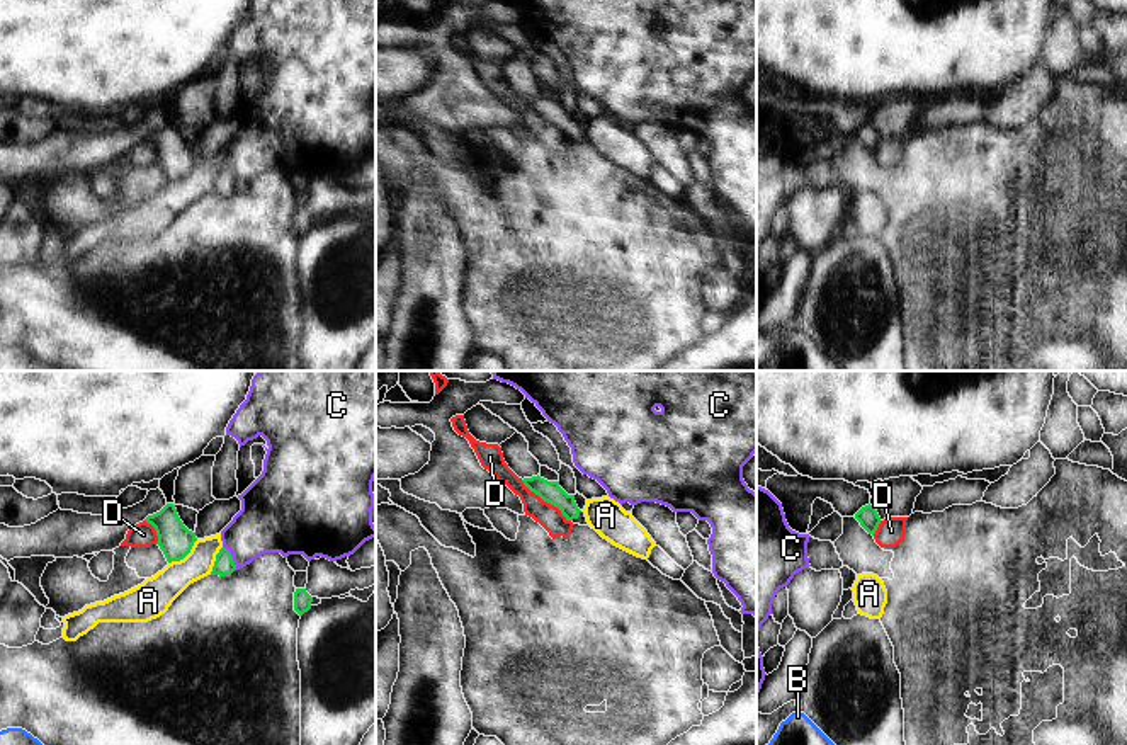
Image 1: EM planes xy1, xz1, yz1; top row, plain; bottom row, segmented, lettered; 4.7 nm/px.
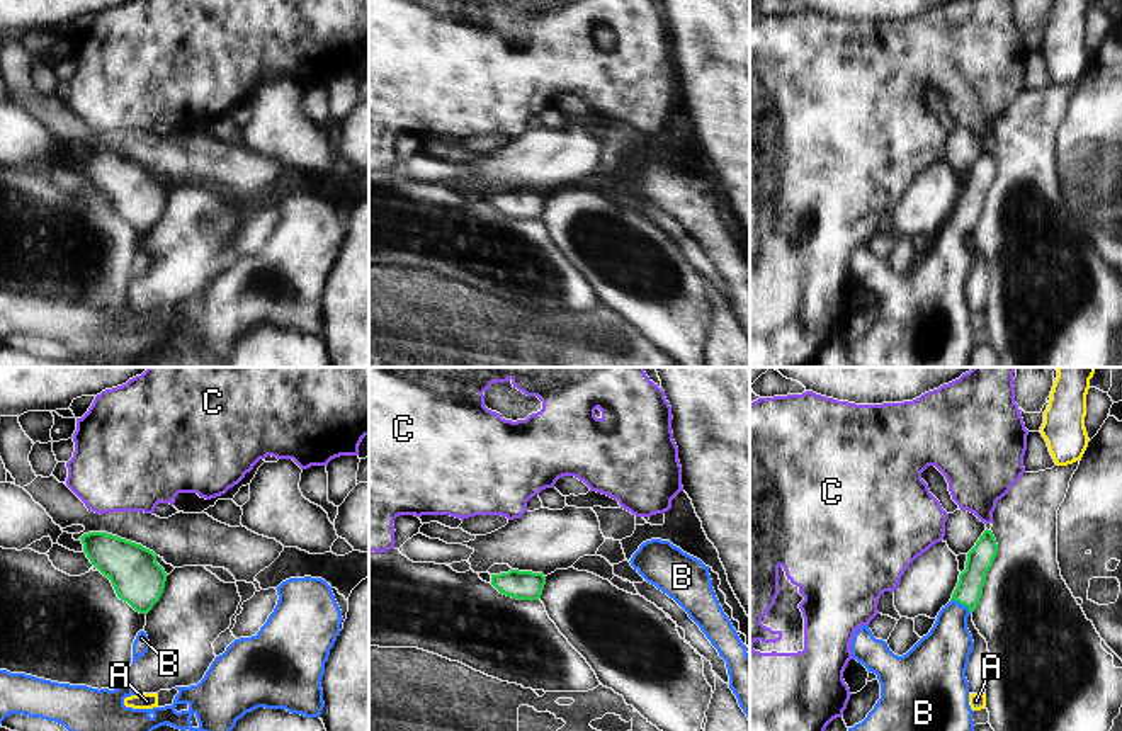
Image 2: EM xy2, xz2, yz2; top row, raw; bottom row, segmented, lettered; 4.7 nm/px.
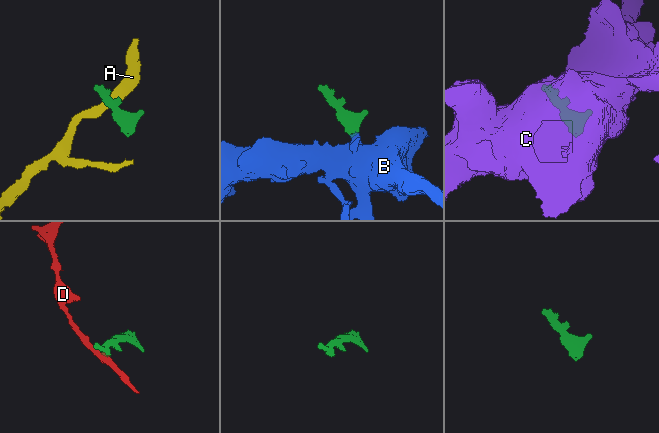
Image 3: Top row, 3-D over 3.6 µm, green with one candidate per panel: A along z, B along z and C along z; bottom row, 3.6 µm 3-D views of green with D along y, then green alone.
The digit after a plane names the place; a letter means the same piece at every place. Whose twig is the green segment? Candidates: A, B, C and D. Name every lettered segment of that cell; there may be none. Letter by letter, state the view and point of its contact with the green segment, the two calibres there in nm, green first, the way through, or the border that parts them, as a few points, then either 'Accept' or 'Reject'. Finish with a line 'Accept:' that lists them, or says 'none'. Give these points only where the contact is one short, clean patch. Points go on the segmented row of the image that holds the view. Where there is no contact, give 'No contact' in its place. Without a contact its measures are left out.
A: Touches green at xy1 (184, 557). Thickness 160 nm (green) against 170 nm. Boundary: xy1 (198, 540), (182, 558), (169, 563). Reject
B: Touches green at yz2 (961, 604). Thickness 130 nm (green) against 240 nm. Path across: yz2 (968, 592), (961, 604), (952, 617), (944, 653). Accept
C: Touches green at xy1 (232, 558). Thickness 90 nm (green) against 300 nm. Boundary: xy1 (223, 546), (237, 568). Reject
D: Touches green at xz1 (546, 500). Thickness 100 nm (green) against 110 nm. Boundary: xz1 (521, 480), (570, 521). Reject
Accept: B.

